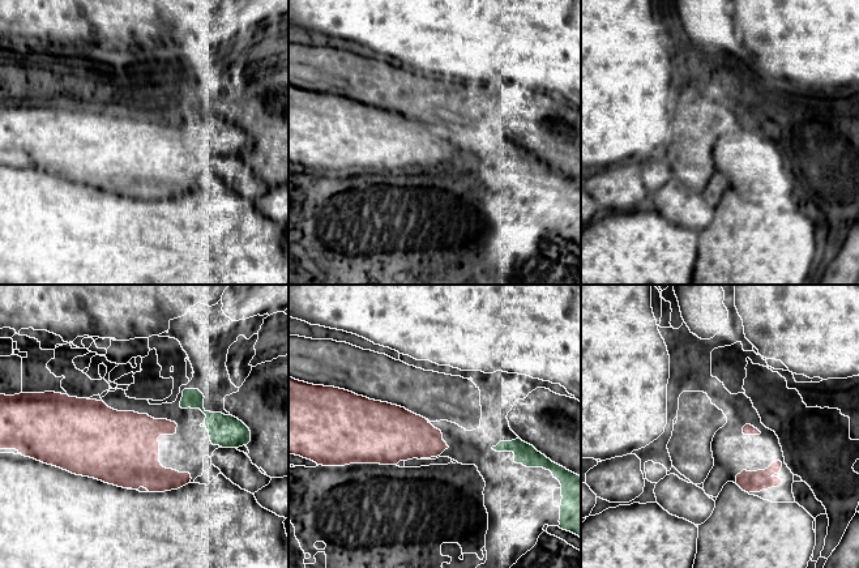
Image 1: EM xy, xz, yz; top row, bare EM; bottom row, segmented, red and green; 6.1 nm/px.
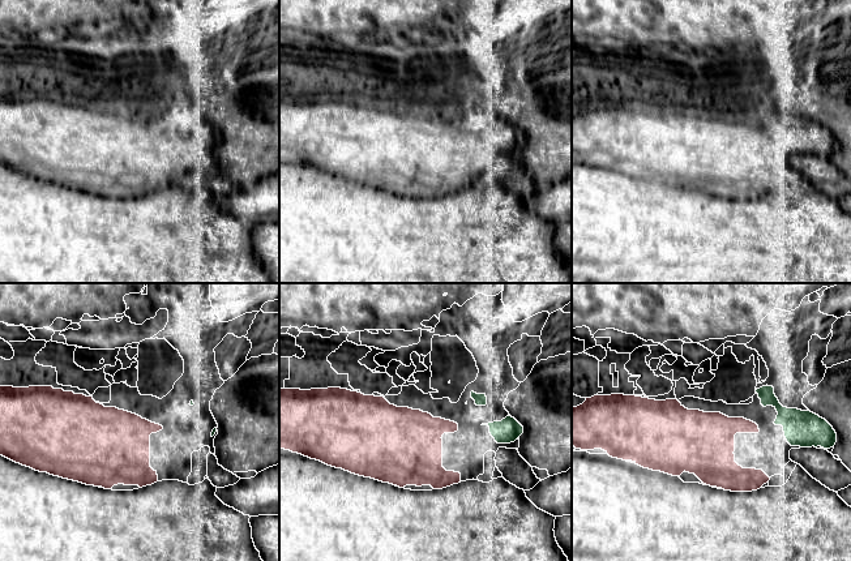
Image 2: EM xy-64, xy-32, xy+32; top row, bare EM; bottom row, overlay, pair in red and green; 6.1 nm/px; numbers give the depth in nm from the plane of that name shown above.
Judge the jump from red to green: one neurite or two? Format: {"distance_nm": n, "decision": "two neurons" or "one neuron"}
{"distance_nm": 100, "decision": "one neuron"}

